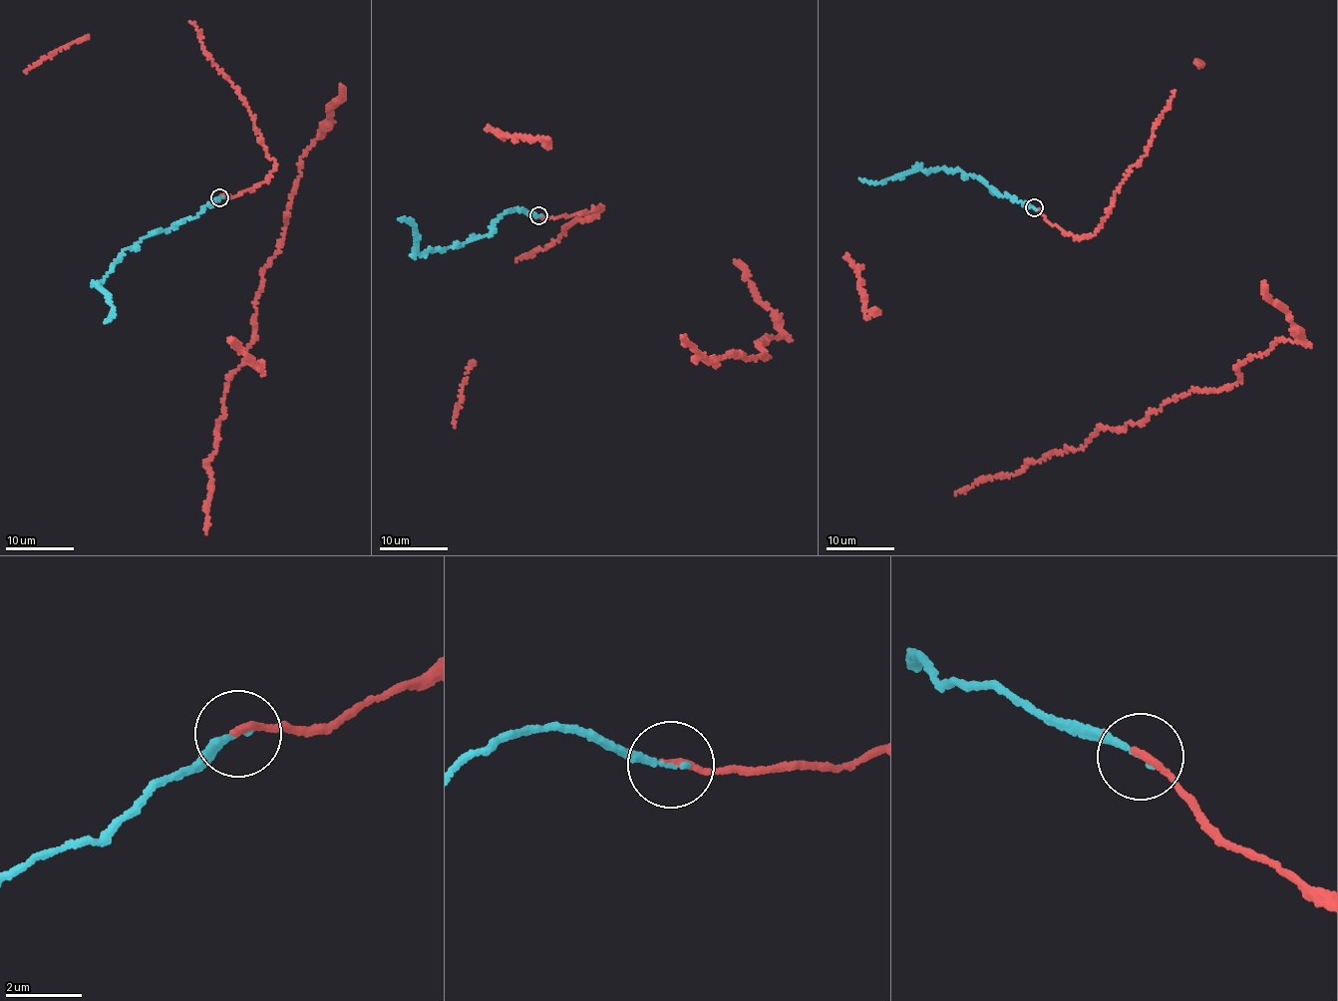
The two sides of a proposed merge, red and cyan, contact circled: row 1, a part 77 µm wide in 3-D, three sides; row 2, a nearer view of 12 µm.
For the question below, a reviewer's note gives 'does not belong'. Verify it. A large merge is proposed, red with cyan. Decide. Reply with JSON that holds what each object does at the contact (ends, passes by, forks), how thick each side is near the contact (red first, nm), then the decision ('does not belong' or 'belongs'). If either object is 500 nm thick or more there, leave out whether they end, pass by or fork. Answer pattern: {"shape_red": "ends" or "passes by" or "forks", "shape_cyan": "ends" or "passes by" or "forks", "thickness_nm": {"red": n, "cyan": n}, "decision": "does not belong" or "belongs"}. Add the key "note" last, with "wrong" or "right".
{"shape_red": "ends", "shape_cyan": "ends", "thickness_nm": {"red": 180, "cyan": 140}, "decision": "belongs", "note": "wrong"}

